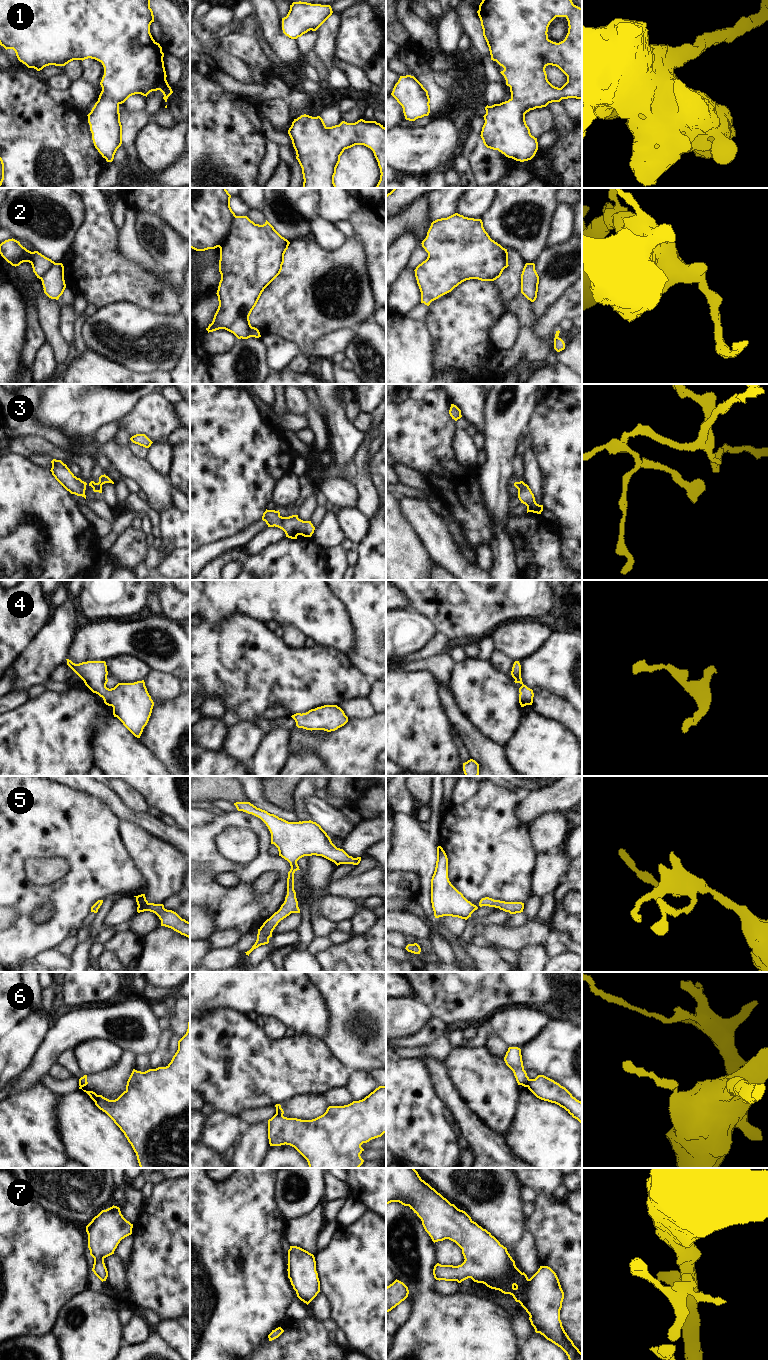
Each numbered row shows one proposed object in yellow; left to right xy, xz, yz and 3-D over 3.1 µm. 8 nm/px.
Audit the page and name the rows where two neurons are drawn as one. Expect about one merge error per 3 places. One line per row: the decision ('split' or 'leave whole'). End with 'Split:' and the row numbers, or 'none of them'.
1: leave whole
2: split
3: leave whole
4: leave whole
5: leave whole
6: split
7: leave whole
Split: 2, 6

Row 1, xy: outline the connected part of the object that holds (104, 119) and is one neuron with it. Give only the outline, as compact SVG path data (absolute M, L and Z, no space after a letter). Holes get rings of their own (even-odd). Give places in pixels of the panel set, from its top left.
M0 0L0 45L6 50L13 49L20 62L28 68L34 68L37 71L49 65L65 66L73 60L83 61L88 58L102 63L104 67L104 75L100 82L102 91L98 101L87 116L95 148L107 162L112 162L117 149L122 144L122 125L120 122L119 105L124 103L132 95L141 94L147 97L150 92L157 90L163 93L163 99L167 102L168 97L173 93L166 80L167 75L164 67L162 47L153 39L150 33L150 25L152 22L154 22L154 15L150 8L150 0Z

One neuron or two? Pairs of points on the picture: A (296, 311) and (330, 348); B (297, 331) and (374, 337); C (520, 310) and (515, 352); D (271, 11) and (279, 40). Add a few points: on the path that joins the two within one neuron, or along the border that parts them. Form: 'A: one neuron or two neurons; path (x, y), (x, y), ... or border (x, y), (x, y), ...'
A: two neurons; border (343, 329), (326, 334), (312, 347), (298, 344)
B: two neurons; border (374, 315), (354, 329)
C: one neuron; path (525, 320), (525, 342)
D: one neuron; path (271, 18), (273, 33)

